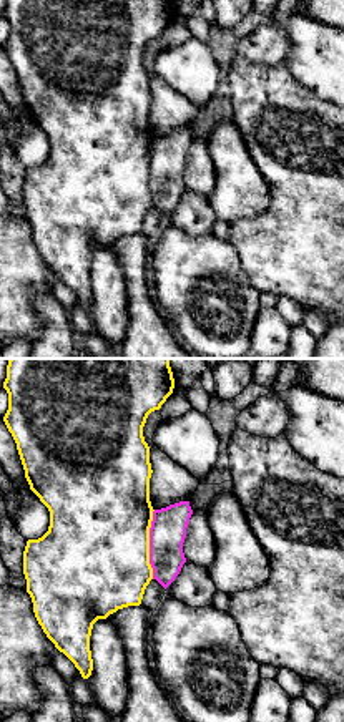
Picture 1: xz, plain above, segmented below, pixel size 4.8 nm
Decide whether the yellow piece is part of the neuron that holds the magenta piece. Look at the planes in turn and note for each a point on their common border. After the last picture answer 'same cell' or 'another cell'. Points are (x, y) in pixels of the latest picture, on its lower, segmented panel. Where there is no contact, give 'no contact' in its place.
(150, 545)

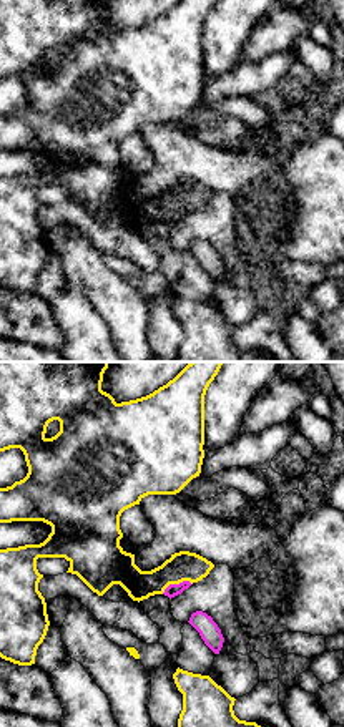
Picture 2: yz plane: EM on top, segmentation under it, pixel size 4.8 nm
(176, 585)

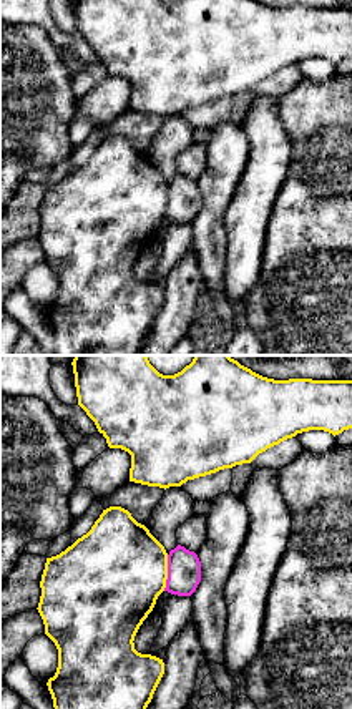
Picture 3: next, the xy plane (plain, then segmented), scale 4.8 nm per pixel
(168, 573)

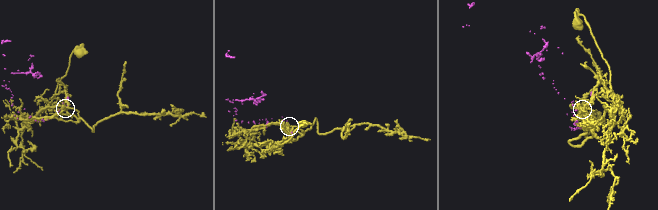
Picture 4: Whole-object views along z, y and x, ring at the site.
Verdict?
another cell

